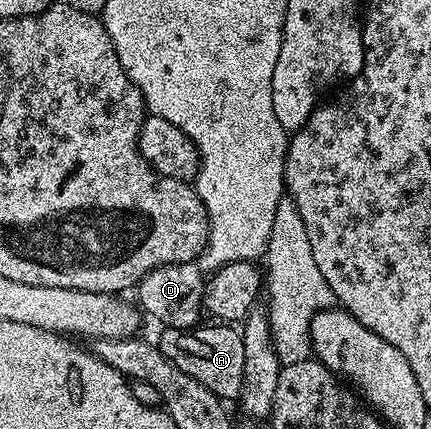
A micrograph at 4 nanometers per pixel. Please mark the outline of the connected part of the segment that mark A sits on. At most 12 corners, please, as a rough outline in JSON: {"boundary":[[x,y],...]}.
{"boundary":[[163,328],[158,350],[223,399],[244,384],[237,328]]}

